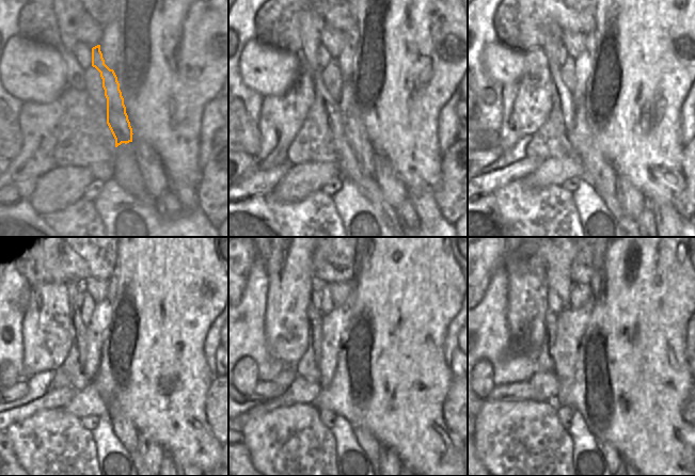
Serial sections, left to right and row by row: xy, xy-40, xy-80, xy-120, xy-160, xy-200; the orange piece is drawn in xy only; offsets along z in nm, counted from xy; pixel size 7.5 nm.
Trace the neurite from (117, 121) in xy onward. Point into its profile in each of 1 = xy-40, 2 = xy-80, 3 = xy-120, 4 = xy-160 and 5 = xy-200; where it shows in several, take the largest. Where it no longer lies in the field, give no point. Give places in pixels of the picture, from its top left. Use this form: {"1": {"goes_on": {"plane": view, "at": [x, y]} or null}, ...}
{"1": {"goes_on": {"plane": "xy-40", "at": [362, 148]}}, "2": {"goes_on": {"plane": "xy-80", "at": [604, 181]}}, "3": {"goes_on": {"plane": "xy-120", "at": [123, 428]}}, "4": {"goes_on": {"plane": "xy-160", "at": [366, 441]}}, "5": {"goes_on": {"plane": "xy-200", "at": [610, 454]}}}

